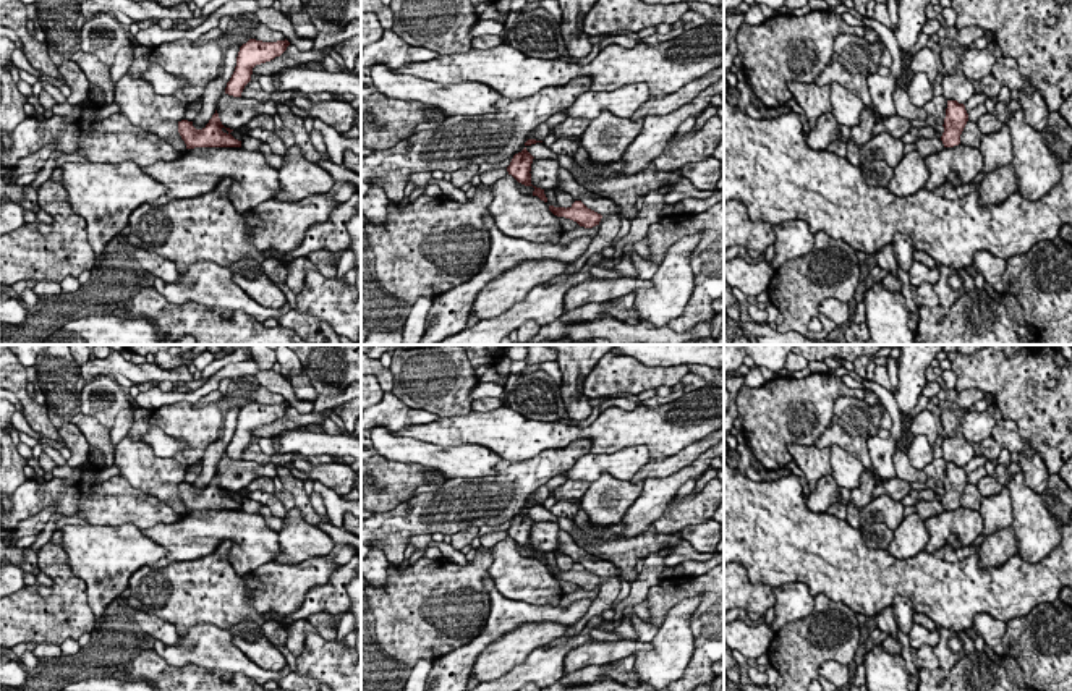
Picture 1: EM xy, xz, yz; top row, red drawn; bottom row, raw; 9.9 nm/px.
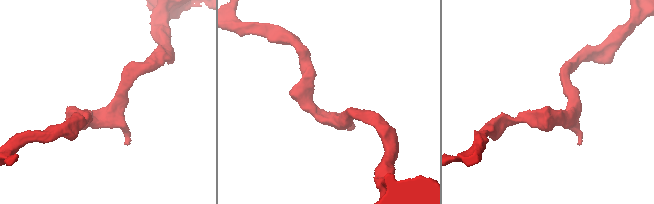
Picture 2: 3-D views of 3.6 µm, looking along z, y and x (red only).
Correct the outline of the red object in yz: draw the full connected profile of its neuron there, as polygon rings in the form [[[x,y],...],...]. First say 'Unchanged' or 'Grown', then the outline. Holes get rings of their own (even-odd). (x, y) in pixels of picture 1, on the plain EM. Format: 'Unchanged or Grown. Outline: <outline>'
Unchanged. Outline: [[[947,463],[946,481],[944,481],[944,495],[941,503],[944,510],[954,510],[960,507],[960,497],[968,484],[968,476],[964,466],[957,463]]]

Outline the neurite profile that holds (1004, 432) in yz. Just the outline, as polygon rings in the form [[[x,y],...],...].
[[[999,419],[996,421],[991,437],[1002,447],[1007,448],[1010,453],[1023,453],[1025,451],[1025,440],[1020,437],[1017,424],[1014,421]]]

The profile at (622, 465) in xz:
[[[644,445],[628,447],[610,455],[586,453],[564,476],[567,481],[594,482],[606,471],[619,481],[632,481],[635,473],[649,461],[651,456]]]

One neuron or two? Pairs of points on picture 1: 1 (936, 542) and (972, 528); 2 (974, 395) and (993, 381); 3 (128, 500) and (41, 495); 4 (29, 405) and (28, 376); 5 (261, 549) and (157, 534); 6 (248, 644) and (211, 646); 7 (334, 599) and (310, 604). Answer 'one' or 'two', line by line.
1: one
2: two
3: one
4: one
5: one
6: two
7: one

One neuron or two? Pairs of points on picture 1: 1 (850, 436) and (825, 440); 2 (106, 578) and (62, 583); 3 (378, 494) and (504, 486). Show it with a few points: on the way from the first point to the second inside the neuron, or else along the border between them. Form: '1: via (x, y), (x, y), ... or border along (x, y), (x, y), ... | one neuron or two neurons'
1: via (844, 436), (831, 436) | one neuron
2: border along (63, 549), (70, 570), (85, 583), (94, 618) | two neurons
3: border along (415, 495), (379, 513) | two neurons

